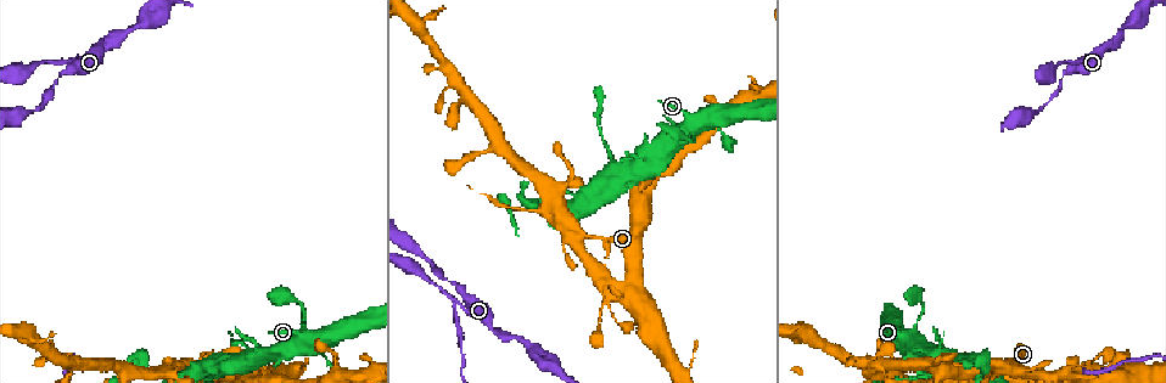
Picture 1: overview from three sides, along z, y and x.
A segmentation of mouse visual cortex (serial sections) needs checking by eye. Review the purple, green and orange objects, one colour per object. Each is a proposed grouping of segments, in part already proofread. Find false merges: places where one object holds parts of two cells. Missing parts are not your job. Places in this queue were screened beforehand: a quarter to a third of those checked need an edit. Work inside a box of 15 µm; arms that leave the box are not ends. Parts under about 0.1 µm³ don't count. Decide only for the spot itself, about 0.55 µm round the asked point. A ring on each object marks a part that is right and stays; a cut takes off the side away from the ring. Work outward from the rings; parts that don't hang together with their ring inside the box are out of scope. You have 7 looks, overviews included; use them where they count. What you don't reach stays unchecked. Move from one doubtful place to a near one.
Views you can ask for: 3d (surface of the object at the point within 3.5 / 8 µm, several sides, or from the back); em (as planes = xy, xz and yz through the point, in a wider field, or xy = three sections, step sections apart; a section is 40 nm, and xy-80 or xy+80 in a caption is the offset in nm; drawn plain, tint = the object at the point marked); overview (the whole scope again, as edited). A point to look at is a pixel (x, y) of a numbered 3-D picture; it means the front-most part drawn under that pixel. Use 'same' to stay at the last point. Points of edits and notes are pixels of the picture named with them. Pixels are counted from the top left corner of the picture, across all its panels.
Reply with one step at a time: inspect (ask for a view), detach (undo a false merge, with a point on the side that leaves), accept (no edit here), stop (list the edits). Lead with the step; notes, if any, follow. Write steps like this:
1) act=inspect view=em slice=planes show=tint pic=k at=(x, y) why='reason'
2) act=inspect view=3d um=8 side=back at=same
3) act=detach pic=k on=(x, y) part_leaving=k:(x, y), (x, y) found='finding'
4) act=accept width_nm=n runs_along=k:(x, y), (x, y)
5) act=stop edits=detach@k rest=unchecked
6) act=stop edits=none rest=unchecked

act=inspect view=3d um=8 pic=1 at=(585, 234) why='sudden change in width'

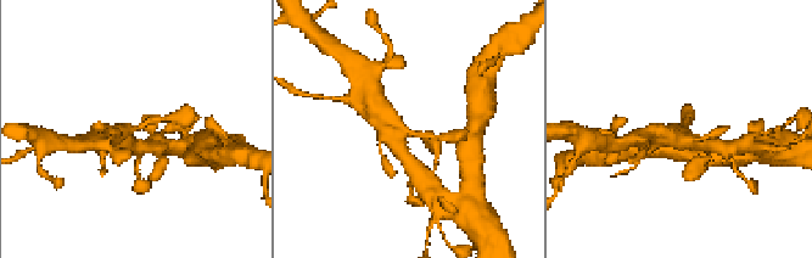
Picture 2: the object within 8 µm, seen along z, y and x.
act=inspect view=em slice=xy step=1 show=tint pic=2 at=(406, 132) arms=4 arm_widths_nm=150,400,450,500

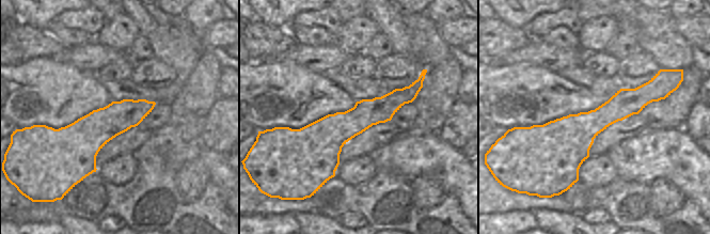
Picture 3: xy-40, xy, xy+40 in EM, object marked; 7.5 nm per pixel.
act=accept runs_along=3:(664, 94), (578, 131), (529, 130) found='continuous, no second cell'

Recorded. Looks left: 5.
act=inspect view=3d um=3.5 side=back pic=1 at=(692, 131) why='thin neck'

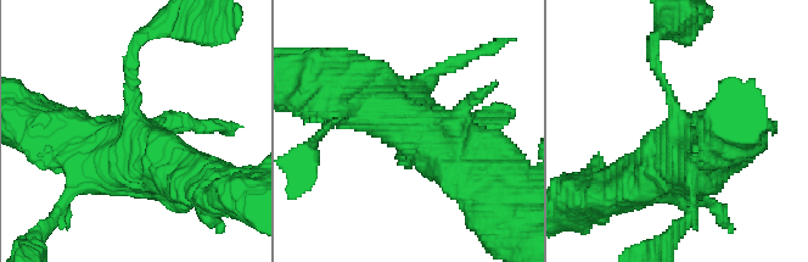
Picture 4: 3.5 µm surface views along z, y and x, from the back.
act=accept runs_along=4:(753, 122), (650, 174) found='one cell here'

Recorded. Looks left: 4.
act=inspect view=3d um=3.5 pic=1 at=(226, 366)

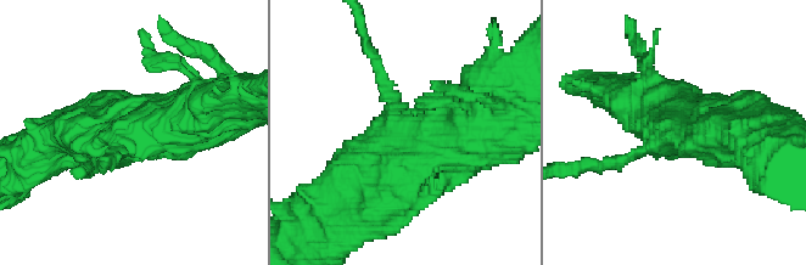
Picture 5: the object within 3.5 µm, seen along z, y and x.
act=inspect view=em slice=xy step=3 show=tint pic=5 at=(670, 138) why='shape alone is not enough'

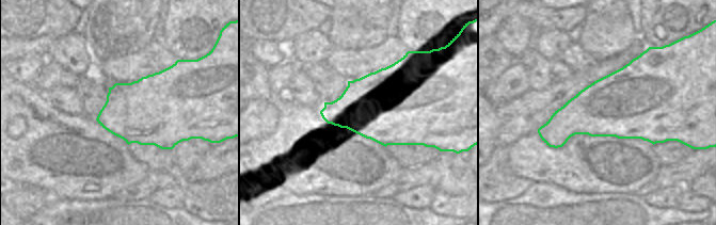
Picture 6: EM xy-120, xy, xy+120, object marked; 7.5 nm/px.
act=accept runs_along=5:(504, 112), (440, 140), (373, 193) found='one cell here'

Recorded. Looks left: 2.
act=stop edits=none rest=unchecked

